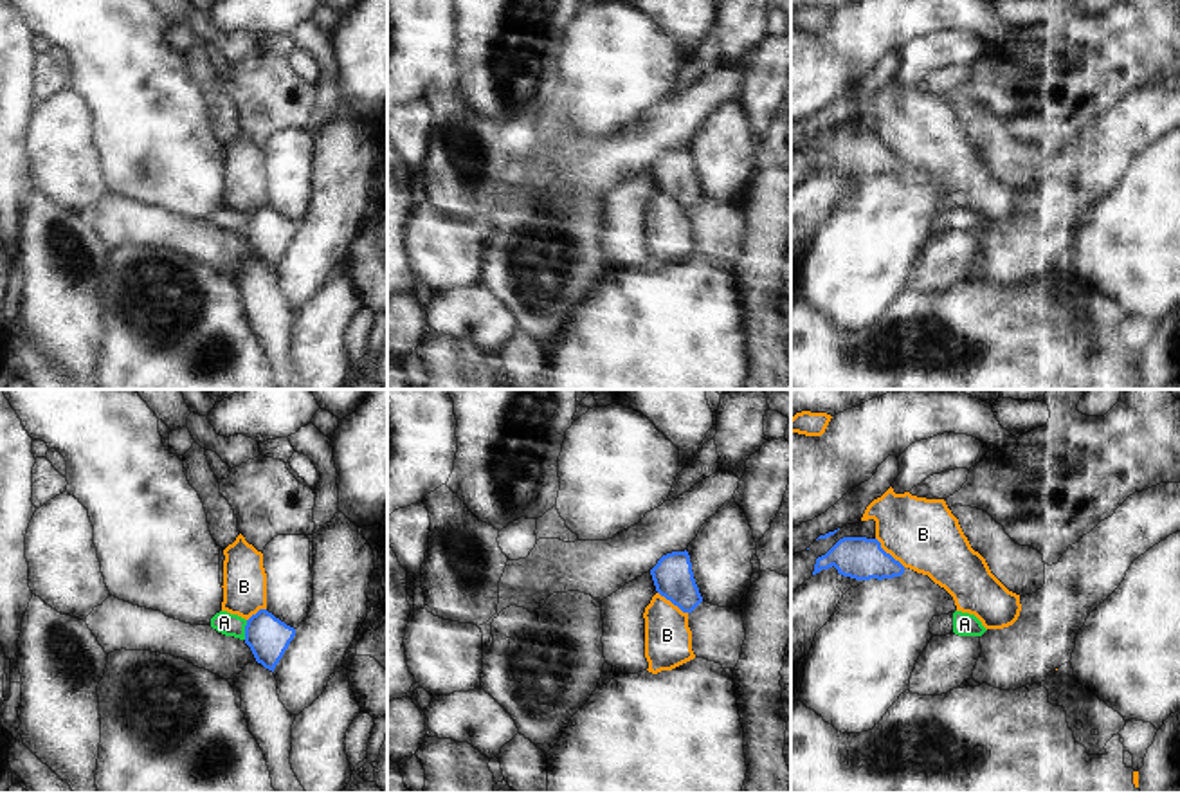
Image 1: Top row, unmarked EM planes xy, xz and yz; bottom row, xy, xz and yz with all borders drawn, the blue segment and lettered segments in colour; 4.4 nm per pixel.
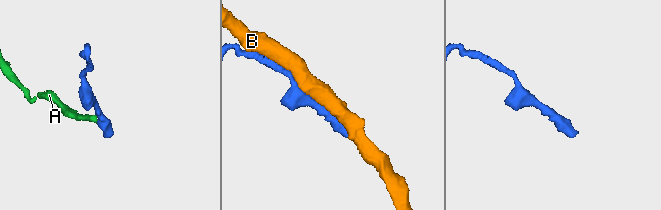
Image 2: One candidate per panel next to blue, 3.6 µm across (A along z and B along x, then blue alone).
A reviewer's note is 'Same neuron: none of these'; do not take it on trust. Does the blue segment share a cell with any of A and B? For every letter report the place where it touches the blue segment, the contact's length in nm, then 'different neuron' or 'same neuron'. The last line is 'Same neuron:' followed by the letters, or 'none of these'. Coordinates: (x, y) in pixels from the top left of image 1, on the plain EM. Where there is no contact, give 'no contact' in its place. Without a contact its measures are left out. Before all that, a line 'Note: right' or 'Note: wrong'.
Note: right
A: meets blue in xy at (245, 226); contact 90 nm long; different neuron
B: meets blue in yz at (889, 150); contact 190 nm long; different neuron
Same neuron: none of these

